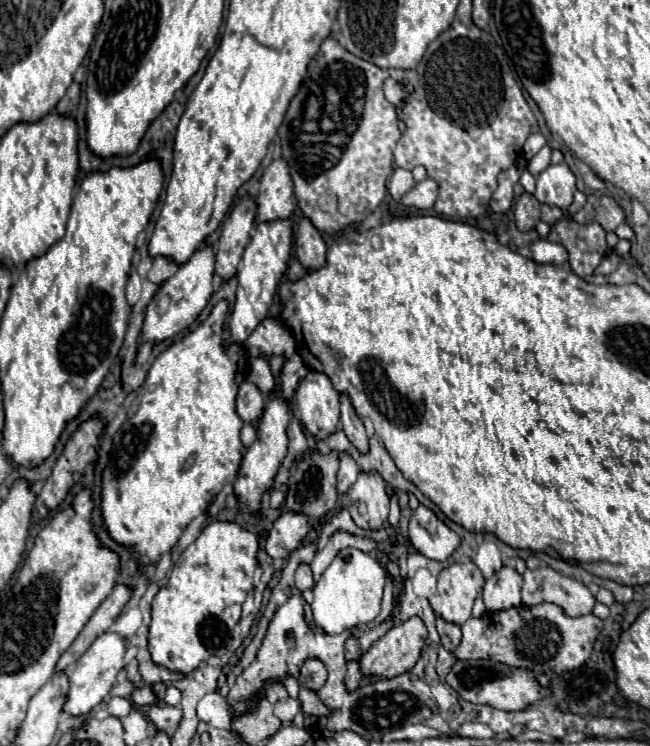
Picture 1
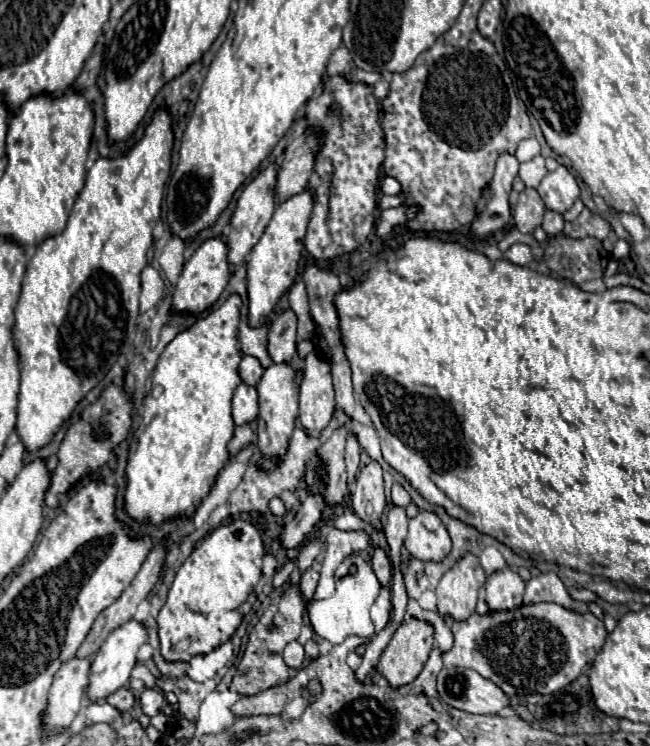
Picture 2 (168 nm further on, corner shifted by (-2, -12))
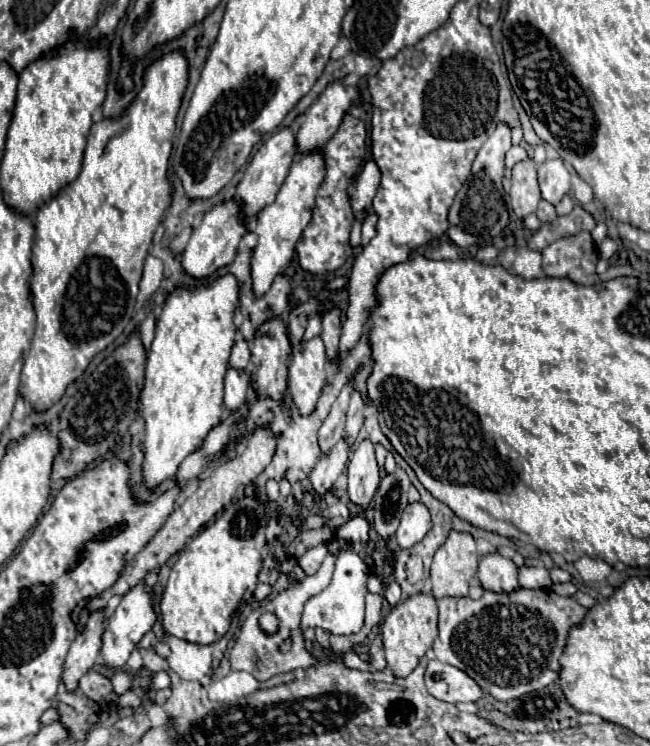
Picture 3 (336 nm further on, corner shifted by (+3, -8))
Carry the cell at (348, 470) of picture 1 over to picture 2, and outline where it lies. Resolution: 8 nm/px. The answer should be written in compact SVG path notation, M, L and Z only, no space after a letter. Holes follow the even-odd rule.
M349 434L349 438L347 438L345 462L347 462L349 480L355 480L355 474L359 472L359 462L361 462L361 446L359 446L359 440L355 434Z

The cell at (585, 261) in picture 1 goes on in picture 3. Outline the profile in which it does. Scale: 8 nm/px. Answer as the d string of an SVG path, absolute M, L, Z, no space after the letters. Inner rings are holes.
M590 232L560 238L542 250L542 268L546 276L568 278L584 284L596 272L598 252Z

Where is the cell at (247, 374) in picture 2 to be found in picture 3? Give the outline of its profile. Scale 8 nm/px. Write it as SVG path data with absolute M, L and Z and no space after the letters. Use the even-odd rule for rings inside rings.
M238 334L234 348L232 348L232 356L230 356L230 366L236 368L236 370L246 370L248 364L250 364L250 356L252 354L250 354L248 342Z

